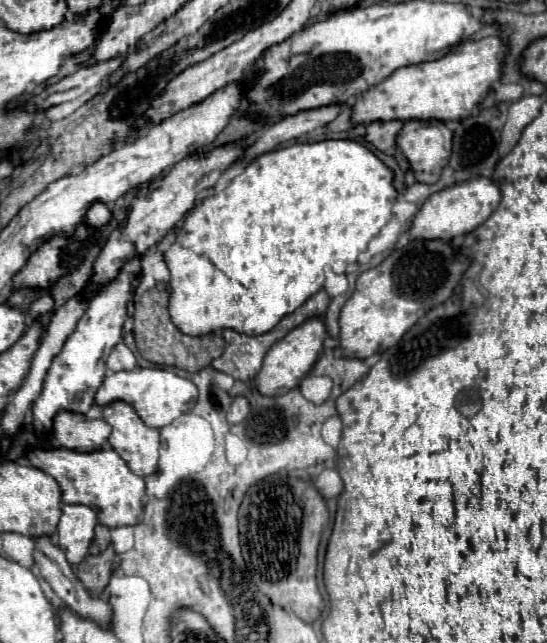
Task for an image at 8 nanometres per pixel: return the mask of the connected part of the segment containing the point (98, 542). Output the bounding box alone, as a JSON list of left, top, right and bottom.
[89,524,111,554]

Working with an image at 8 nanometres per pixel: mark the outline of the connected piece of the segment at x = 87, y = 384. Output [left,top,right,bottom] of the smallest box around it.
[33,258,141,432]

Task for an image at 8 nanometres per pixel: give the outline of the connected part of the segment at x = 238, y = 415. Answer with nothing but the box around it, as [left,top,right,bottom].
[227,396,249,424]

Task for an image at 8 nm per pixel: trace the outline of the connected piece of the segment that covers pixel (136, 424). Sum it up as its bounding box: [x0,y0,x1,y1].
[103,400,159,478]

